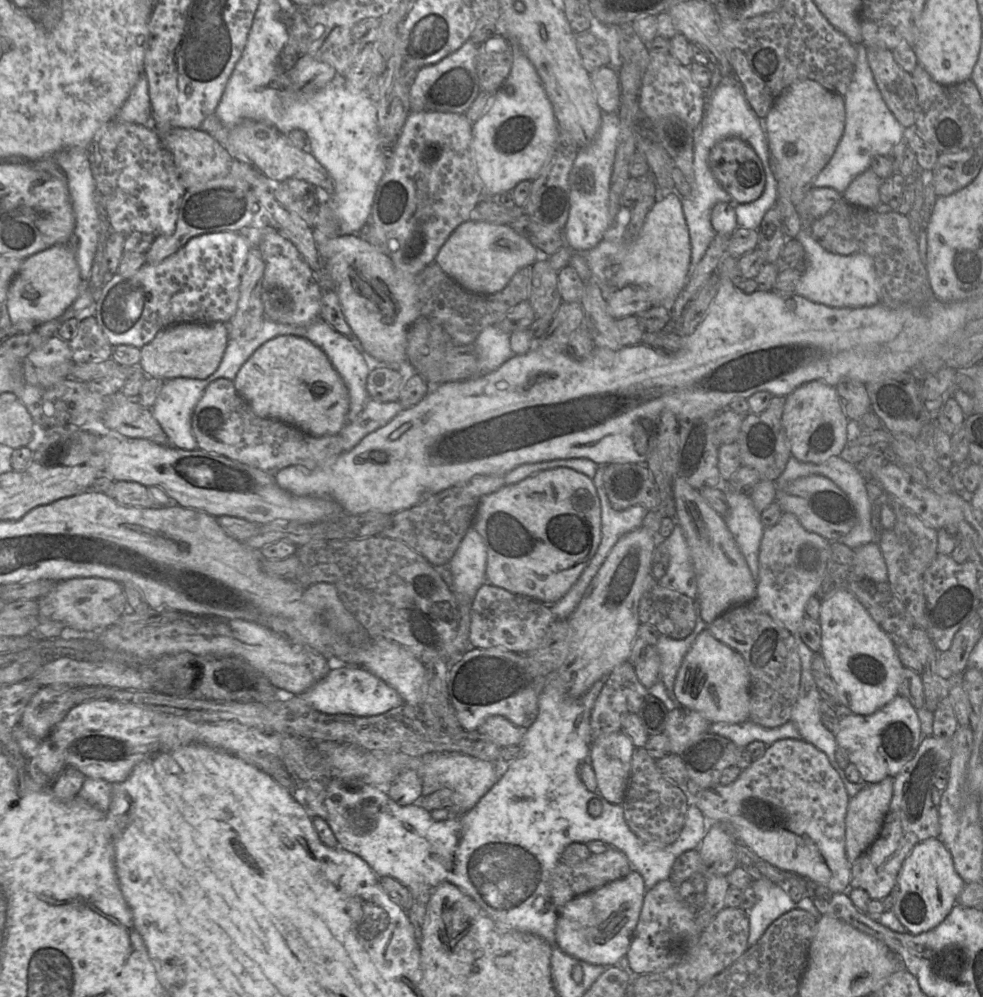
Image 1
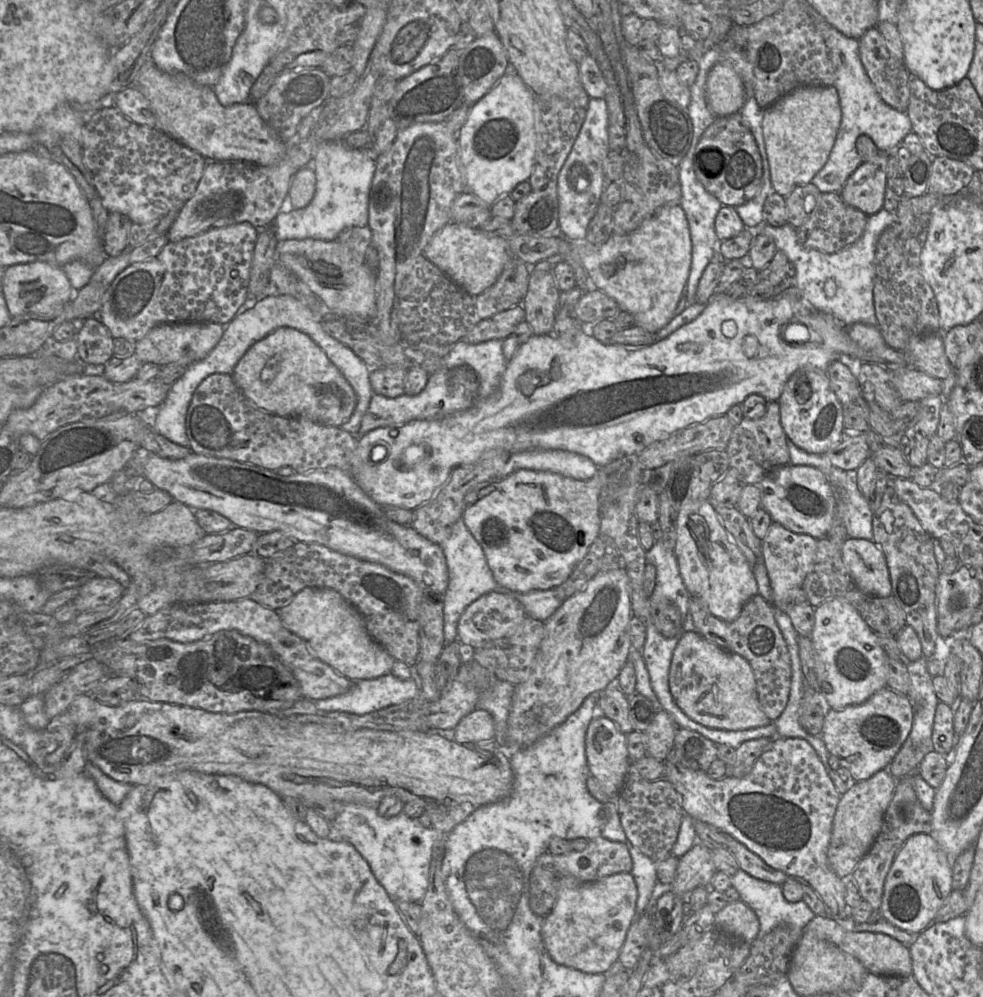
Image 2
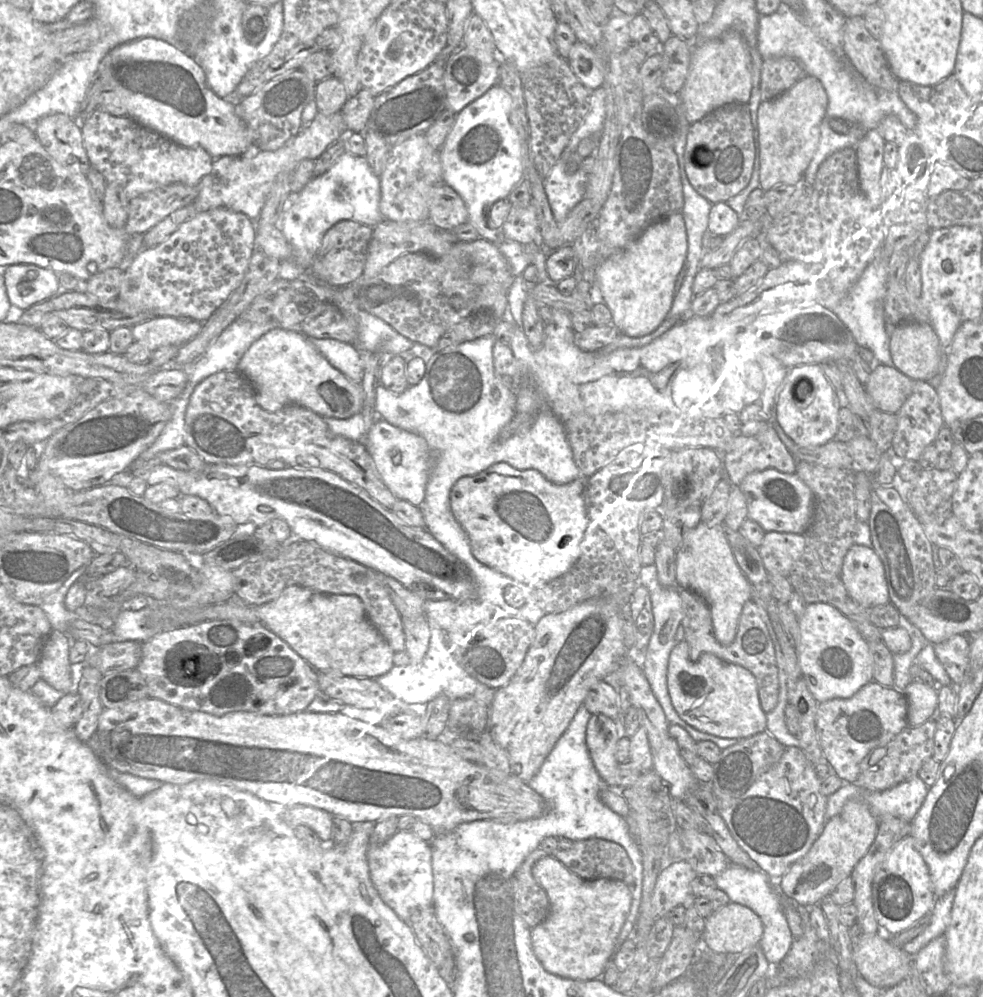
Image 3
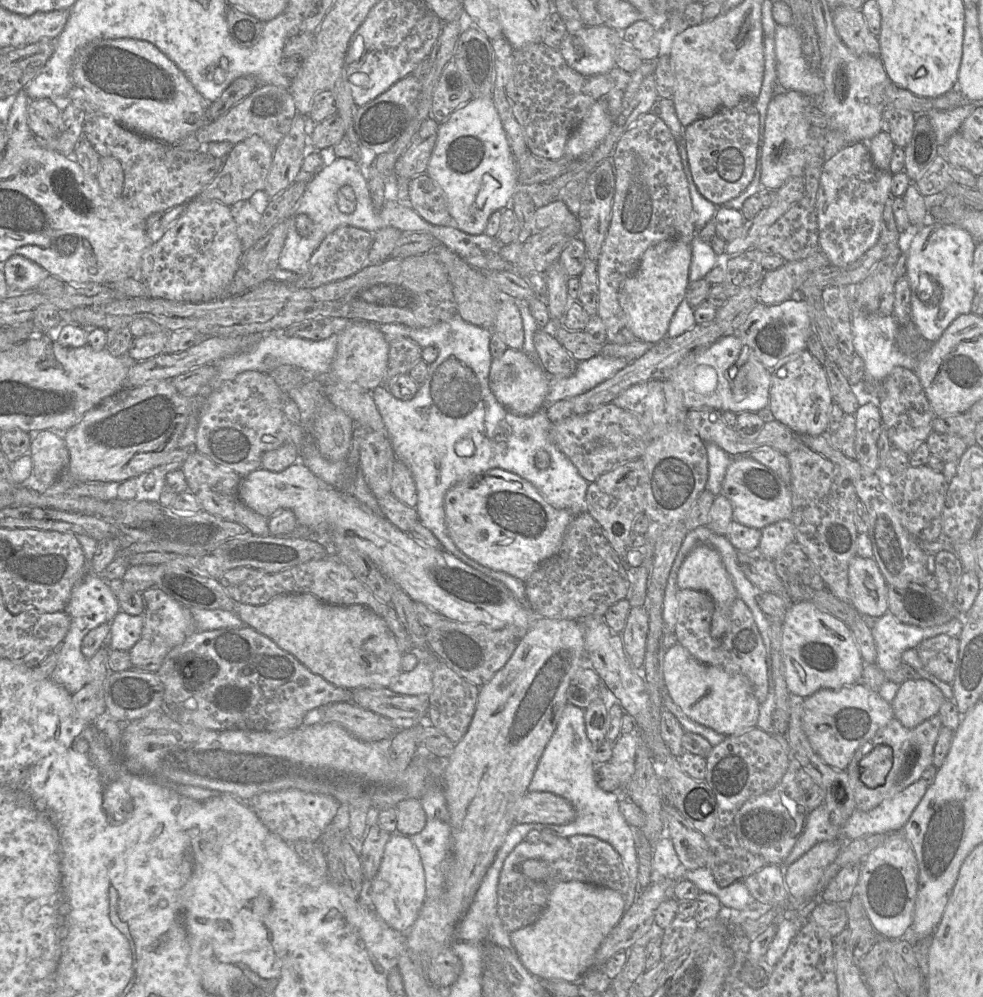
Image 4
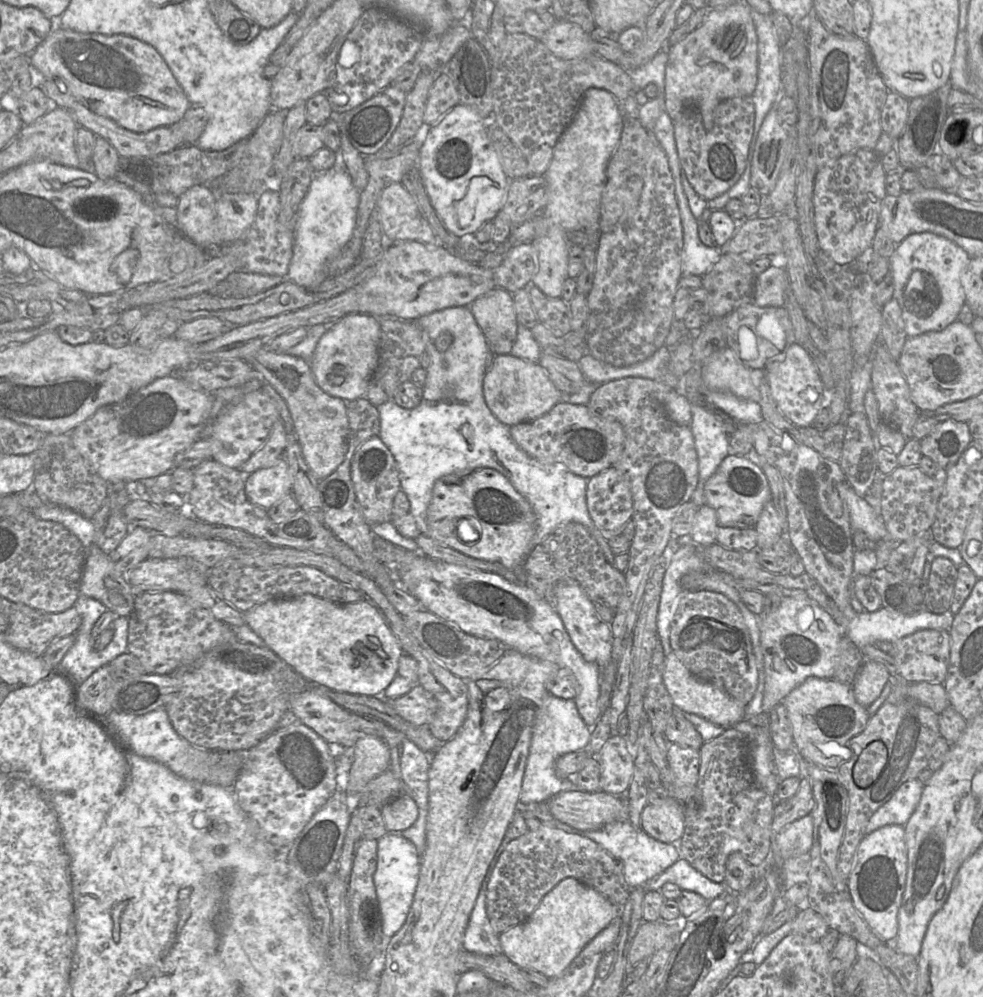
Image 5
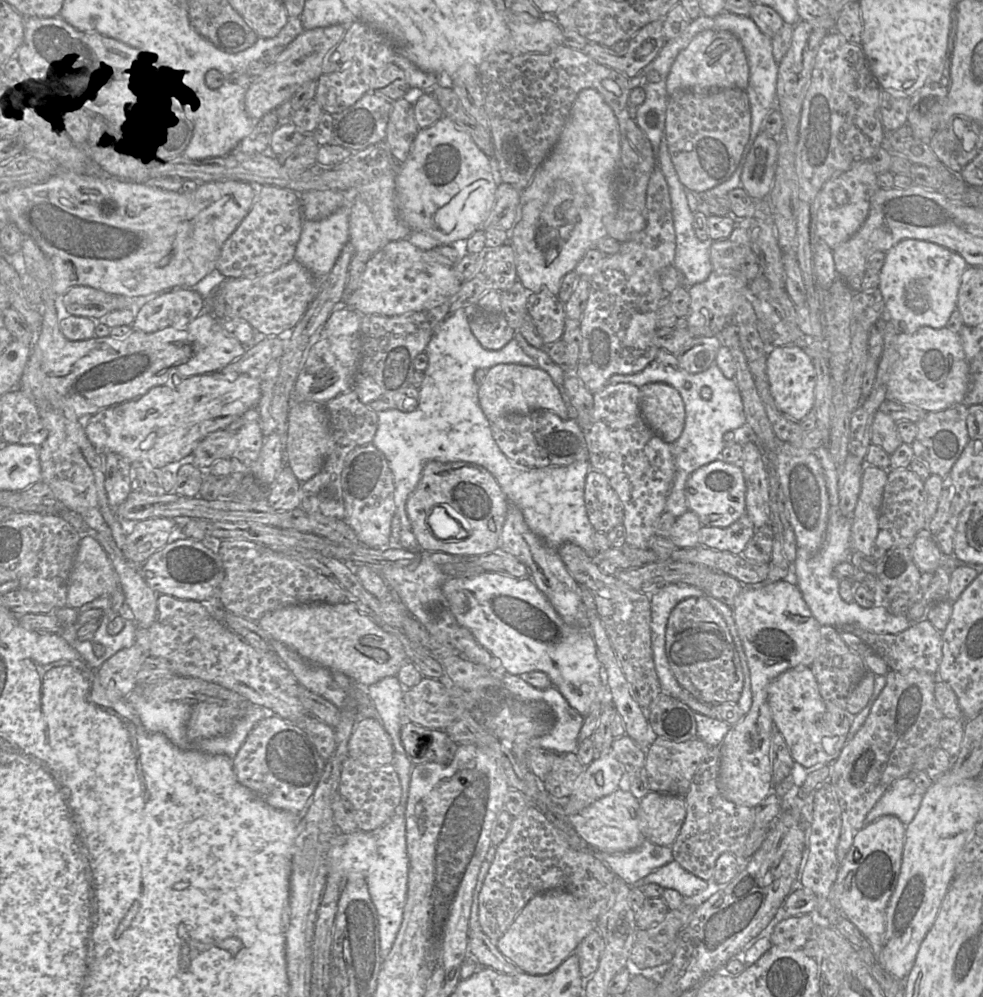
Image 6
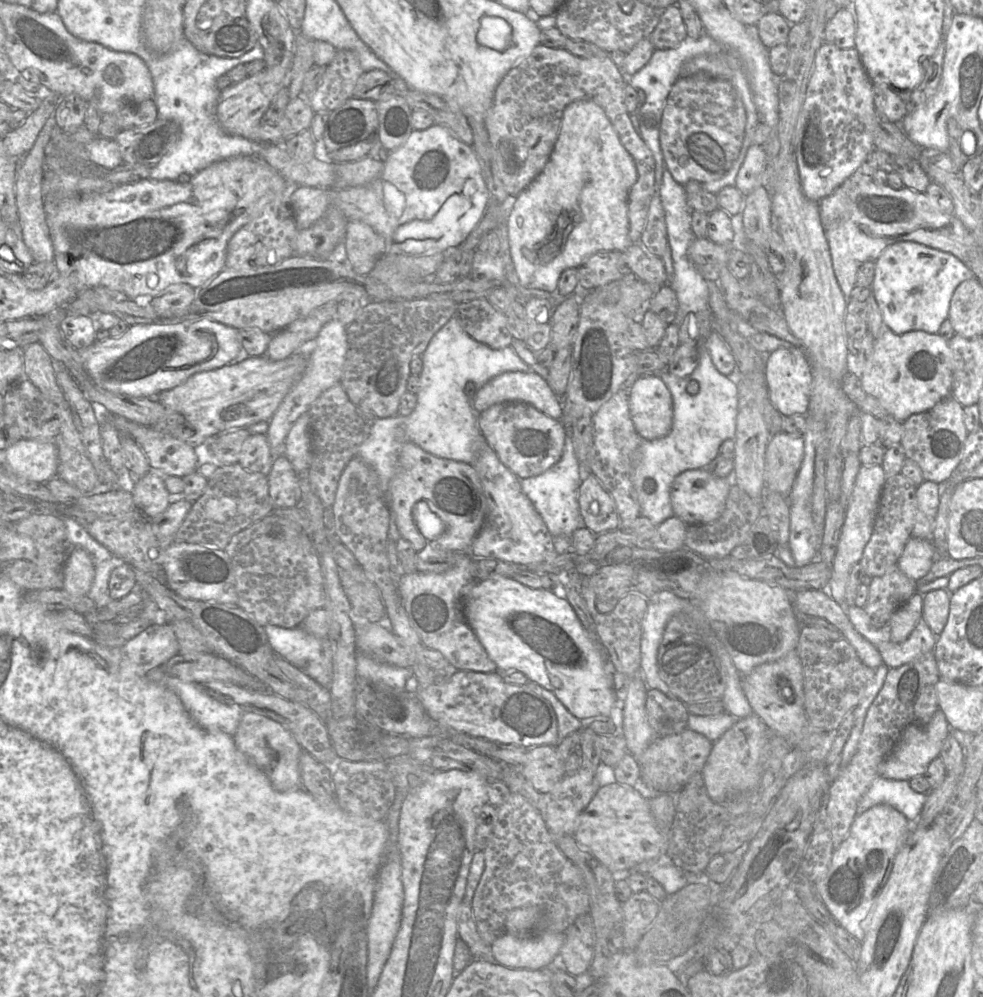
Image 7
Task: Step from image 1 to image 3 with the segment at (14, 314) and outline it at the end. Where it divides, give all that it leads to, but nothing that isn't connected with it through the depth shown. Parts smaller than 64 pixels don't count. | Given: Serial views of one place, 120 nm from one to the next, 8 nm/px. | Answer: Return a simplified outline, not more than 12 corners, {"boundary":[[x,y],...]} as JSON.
{"boundary":[[34,264],[3,273],[21,310],[56,296],[58,274]]}

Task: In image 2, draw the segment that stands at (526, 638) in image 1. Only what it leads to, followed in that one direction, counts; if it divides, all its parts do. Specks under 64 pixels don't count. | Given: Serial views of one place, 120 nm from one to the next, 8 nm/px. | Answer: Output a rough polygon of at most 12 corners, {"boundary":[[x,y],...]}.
{"boundary":[[492,591],[464,610],[457,640],[474,650],[511,636],[526,617]]}

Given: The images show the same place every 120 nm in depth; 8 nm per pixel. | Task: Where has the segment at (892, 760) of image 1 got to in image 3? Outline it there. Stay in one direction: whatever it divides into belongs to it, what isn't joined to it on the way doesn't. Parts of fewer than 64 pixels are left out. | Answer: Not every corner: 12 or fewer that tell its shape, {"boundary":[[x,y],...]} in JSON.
{"boundary":[[870,681],[820,702],[820,748],[843,782],[907,726],[903,692]]}

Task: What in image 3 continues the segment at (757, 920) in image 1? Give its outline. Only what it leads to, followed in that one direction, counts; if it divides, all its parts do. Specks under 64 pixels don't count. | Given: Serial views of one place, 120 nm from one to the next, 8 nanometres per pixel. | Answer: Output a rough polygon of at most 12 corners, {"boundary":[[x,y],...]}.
{"boundary":[[758,869],[714,876],[730,902],[763,923],[759,946],[772,966],[793,943],[782,895]]}

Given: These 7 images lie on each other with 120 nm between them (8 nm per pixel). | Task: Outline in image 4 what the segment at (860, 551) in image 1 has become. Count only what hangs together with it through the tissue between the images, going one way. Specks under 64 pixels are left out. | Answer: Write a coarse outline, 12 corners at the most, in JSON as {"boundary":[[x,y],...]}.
{"boundary":[[873,557],[850,561],[848,592],[859,614],[888,611],[887,583]]}

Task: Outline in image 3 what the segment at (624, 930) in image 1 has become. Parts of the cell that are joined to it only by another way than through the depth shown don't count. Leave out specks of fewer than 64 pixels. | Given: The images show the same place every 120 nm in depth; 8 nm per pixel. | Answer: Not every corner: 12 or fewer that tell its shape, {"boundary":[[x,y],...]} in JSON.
{"boundary":[[549,857],[532,875],[549,900],[531,928],[543,968],[601,978],[631,888],[583,880]]}

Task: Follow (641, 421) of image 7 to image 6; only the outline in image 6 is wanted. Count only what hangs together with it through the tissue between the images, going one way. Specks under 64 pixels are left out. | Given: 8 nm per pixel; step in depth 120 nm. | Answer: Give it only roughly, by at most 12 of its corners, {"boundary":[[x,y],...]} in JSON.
{"boundary":[[640,387],[640,409],[668,444],[681,435],[683,400],[673,387]]}

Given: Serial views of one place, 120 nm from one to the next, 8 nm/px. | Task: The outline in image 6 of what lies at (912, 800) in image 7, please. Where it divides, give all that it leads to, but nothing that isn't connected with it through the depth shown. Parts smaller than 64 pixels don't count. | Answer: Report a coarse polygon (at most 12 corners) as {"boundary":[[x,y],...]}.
{"boundary":[[910,776],[895,780],[865,825],[894,815],[906,826],[924,793]]}

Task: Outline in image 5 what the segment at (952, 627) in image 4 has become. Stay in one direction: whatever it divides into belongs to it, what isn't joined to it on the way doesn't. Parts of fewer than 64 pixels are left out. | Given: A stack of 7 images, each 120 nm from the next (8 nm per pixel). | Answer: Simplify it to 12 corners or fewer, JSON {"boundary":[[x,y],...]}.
{"boundary":[[883,606],[842,610],[839,625],[860,649],[894,643],[923,629],[949,630],[954,619],[924,610],[905,615]]}

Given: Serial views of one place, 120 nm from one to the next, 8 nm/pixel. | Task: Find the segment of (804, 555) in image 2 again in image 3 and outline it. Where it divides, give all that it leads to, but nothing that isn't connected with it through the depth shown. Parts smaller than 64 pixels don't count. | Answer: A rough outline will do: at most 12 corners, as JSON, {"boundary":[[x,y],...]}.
{"boundary":[[766,531],[758,551],[768,574],[787,577],[804,534]]}

